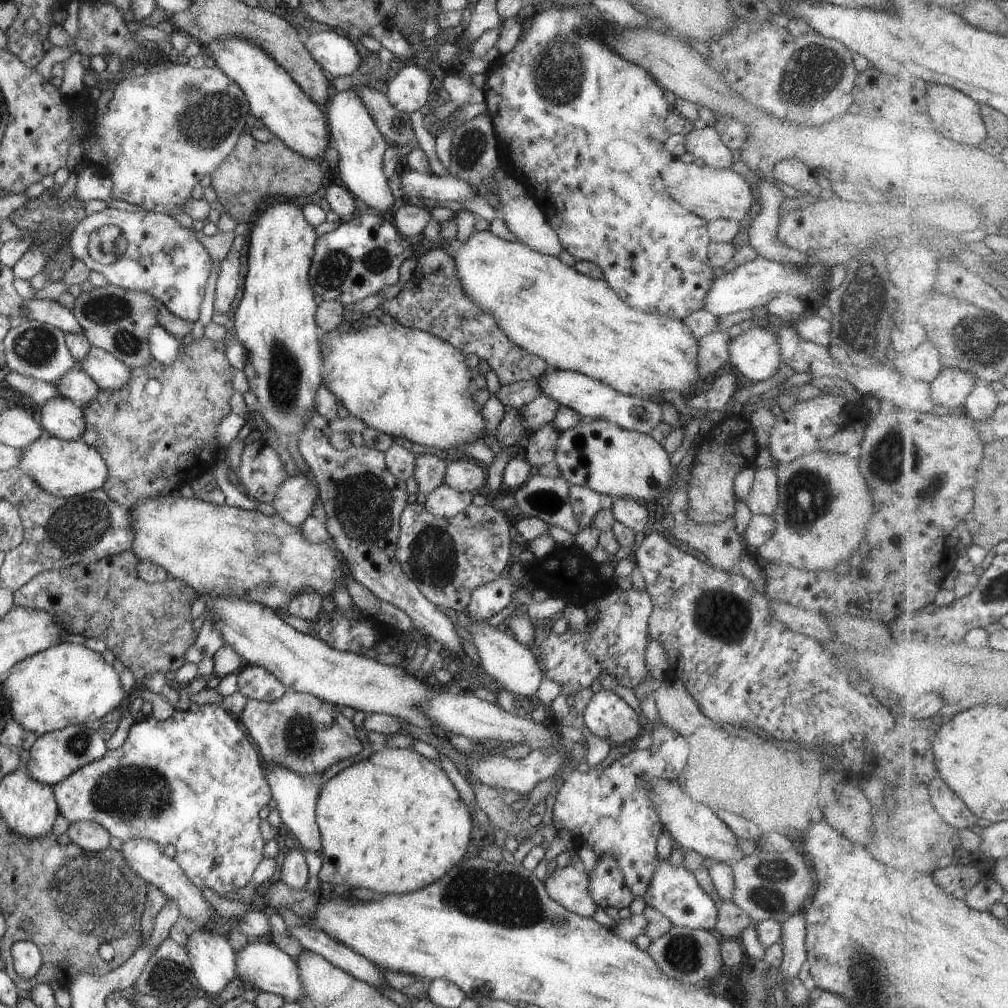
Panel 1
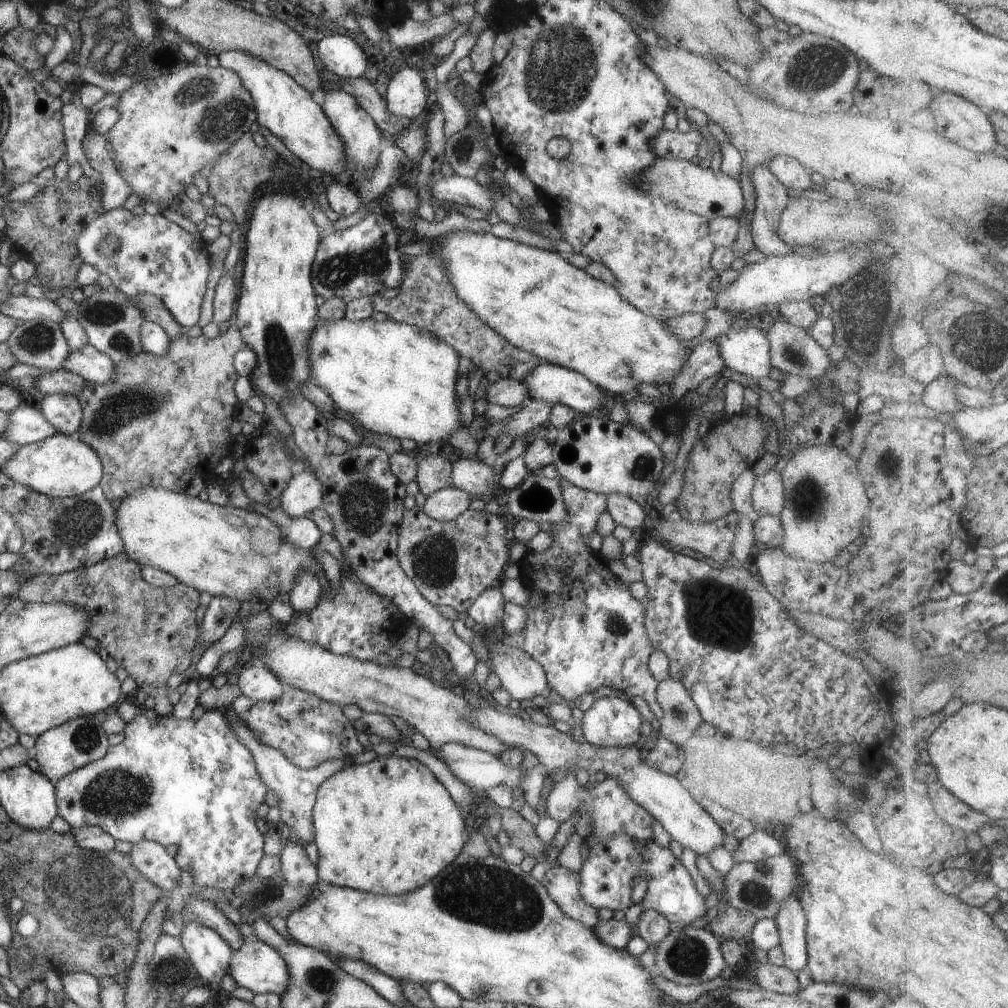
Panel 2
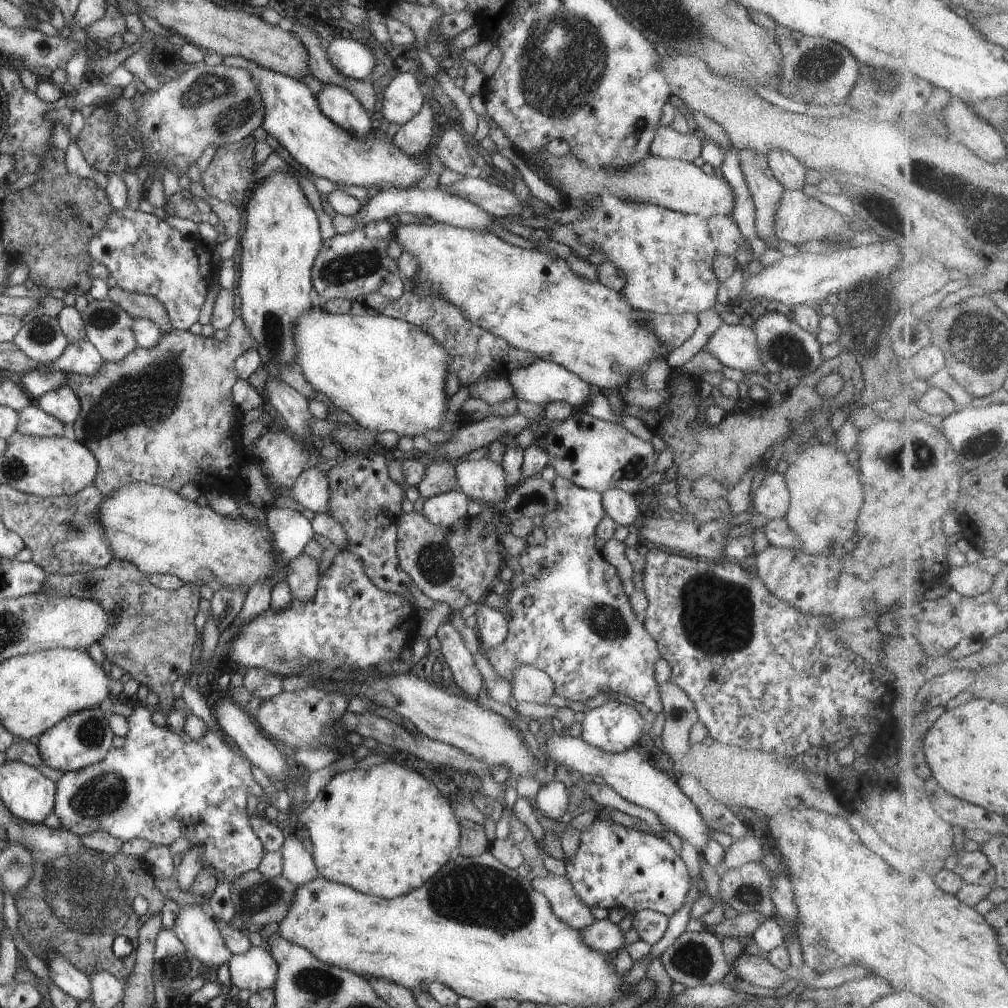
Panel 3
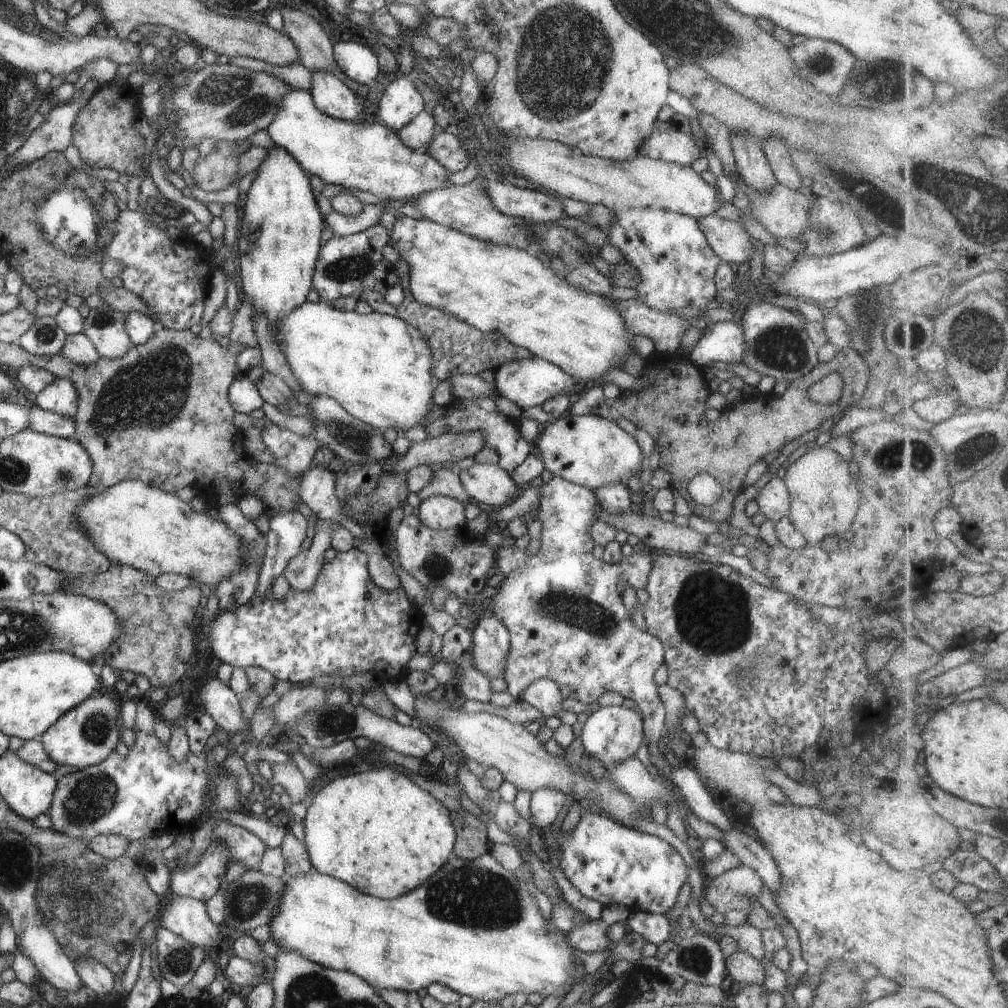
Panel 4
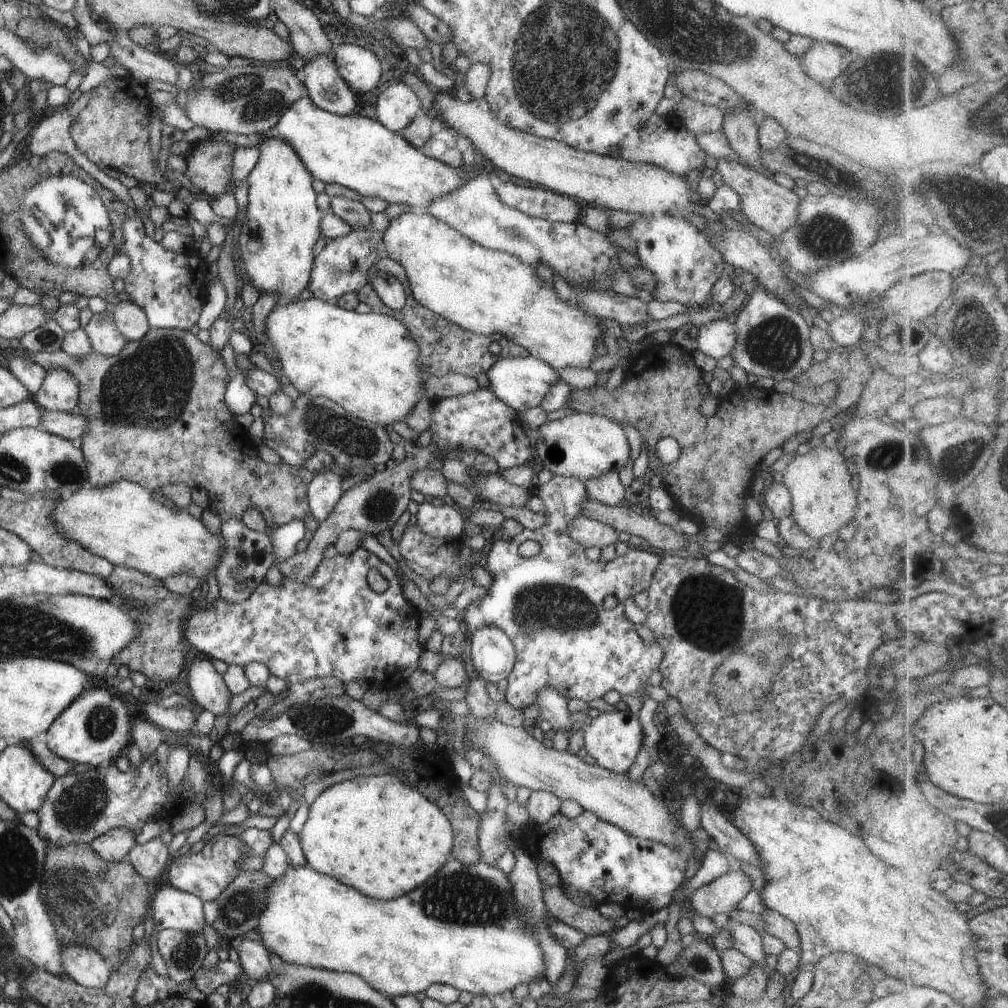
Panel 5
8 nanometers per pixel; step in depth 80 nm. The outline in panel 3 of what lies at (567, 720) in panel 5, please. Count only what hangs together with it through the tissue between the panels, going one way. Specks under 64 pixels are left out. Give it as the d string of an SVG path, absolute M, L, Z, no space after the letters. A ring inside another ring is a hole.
M529 664L520 665L508 682L510 693L516 701L525 700L525 702L545 705L545 702L556 694L549 676Z

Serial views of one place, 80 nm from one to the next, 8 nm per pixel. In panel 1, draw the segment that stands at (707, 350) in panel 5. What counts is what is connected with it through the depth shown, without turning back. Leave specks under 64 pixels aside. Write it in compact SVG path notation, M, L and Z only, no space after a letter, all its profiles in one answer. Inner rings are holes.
M751 327L731 337L728 365L736 374L756 383L773 376L780 363L775 334L769 328Z

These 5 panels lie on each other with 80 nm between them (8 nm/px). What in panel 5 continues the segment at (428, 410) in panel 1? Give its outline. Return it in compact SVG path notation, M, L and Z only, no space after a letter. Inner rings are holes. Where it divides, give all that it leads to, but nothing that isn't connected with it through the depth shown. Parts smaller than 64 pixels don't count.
M315 297L308 299L295 299L290 303L283 303L282 305L273 305L271 311L267 314L264 320L264 332L269 344L271 344L278 363L278 370L281 376L289 380L291 384L298 390L301 395L310 397L325 397L335 404L341 406L346 413L352 414L358 419L372 422L373 424L380 424L382 427L389 427L390 422L399 420L404 422L405 416L411 410L422 396L420 389L420 374L423 373L418 365L418 346L417 343L410 337L408 330L394 318L387 315L378 315L377 313L357 313L355 311L348 311L342 309L339 305L330 301L322 301Z

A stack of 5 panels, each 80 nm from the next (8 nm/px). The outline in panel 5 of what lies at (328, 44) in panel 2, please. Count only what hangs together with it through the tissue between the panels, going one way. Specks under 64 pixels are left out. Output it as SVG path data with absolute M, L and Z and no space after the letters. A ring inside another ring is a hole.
M345 43L333 47L332 60L339 76L355 95L362 95L379 85L379 59L370 50Z

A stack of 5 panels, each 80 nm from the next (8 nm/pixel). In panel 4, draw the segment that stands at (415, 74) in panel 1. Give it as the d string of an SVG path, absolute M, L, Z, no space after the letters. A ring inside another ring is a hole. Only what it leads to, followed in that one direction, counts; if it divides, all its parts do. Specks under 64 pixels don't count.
M398 74L383 90L377 105L379 120L395 132L423 111L424 102L410 78Z

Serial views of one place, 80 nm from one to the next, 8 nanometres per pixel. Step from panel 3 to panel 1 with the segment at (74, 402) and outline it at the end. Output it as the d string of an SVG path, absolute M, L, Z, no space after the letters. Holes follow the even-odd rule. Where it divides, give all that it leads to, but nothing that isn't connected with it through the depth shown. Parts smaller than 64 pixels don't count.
M63 396L47 399L36 412L45 435L63 440L77 440L85 430L81 406Z

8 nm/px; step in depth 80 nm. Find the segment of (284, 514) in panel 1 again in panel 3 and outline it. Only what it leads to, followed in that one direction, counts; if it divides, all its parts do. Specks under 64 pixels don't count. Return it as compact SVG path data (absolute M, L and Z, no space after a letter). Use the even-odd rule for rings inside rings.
M311 467L303 469L301 474L294 480L289 496L299 502L310 516L317 514L329 516L328 478L319 468Z

